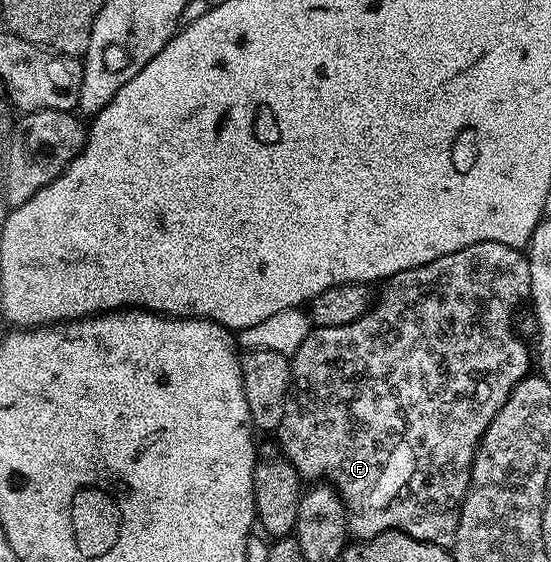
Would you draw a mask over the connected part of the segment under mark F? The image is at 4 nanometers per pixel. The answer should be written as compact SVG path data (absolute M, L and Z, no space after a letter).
M484 241L483 243L475 243L471 247L463 247L459 251L455 251L451 255L443 255L439 259L435 259L426 265L420 265L414 269L408 269L402 273L396 273L394 277L388 278L380 286L381 298L374 300L370 309L365 312L362 317L355 319L355 323L344 325L343 327L317 327L309 332L307 339L303 339L303 343L297 348L296 353L291 357L291 384L289 387L289 396L285 399L285 410L283 411L283 419L279 423L279 427L275 430L276 444L280 445L281 453L295 467L297 474L309 483L325 482L333 486L337 493L341 496L341 502L345 505L345 514L349 520L348 532L352 534L358 541L366 541L375 535L379 535L388 529L397 529L401 533L411 535L420 541L427 543L435 543L436 545L452 546L457 528L459 527L459 515L461 514L461 504L465 498L465 492L469 486L471 479L471 467L473 466L473 456L477 450L477 444L481 442L481 436L487 431L487 427L491 423L491 419L495 419L495 415L499 415L499 411L503 407L503 403L507 403L509 392L518 385L524 377L530 376L529 357L531 361L531 349L521 342L519 334L513 330L513 316L517 313L517 308L521 304L530 300L529 288L531 287L531 271L529 270L528 256L522 250L515 247L507 247L498 241Z

